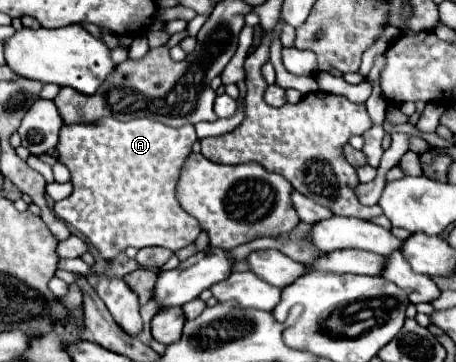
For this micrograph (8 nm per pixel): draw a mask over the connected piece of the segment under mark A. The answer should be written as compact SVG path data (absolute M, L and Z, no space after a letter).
M107 117L93 125L63 125L59 163L71 171L73 193L55 203L55 215L83 233L105 259L131 245L137 249L159 245L173 253L191 245L201 227L179 207L175 185L195 141L194 125L167 127L147 117L127 123Z

